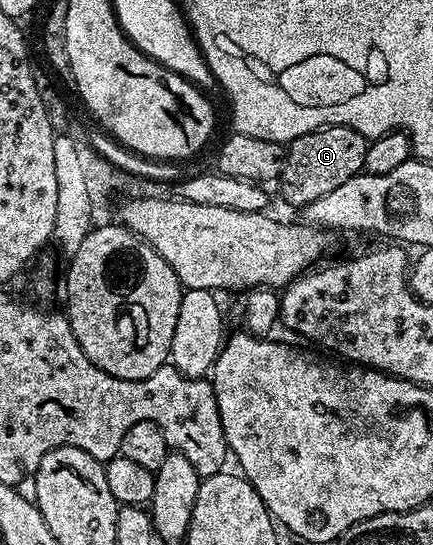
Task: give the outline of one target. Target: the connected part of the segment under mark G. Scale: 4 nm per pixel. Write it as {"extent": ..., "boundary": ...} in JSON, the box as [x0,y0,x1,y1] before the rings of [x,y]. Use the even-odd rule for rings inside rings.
{"extent":[280,124,367,206],"boundary":[[[339,124],[317,128],[315,132],[291,140],[286,148],[286,161],[280,177],[283,198],[290,204],[305,206],[316,202],[316,198],[324,198],[324,194],[332,194],[336,186],[344,186],[348,178],[363,171],[367,143],[365,136]]]}

